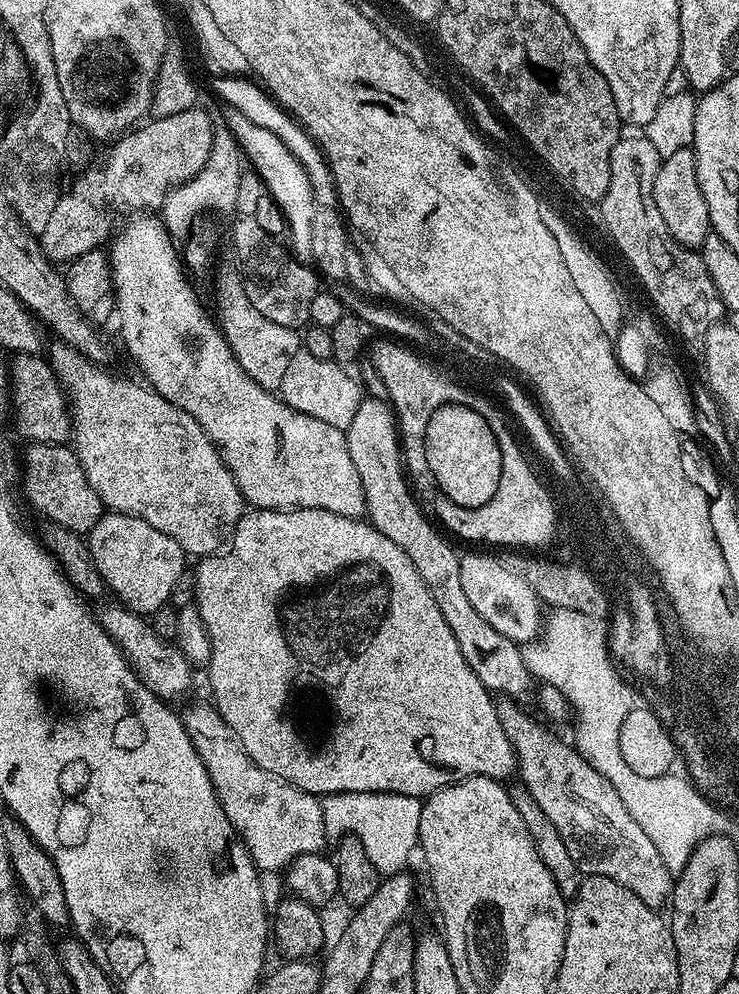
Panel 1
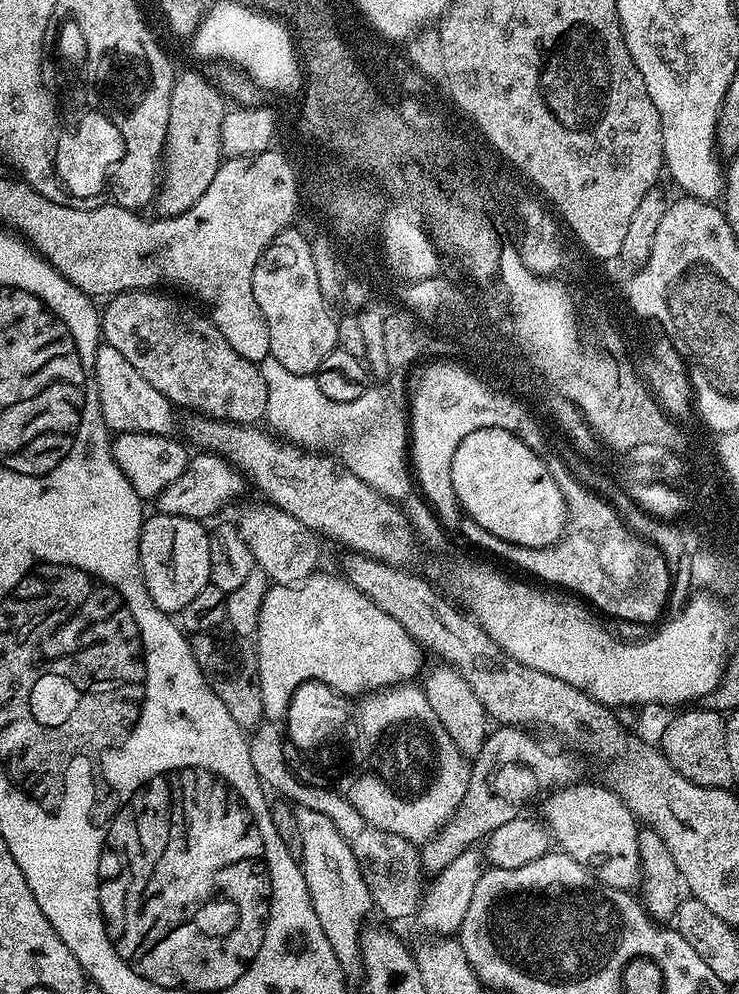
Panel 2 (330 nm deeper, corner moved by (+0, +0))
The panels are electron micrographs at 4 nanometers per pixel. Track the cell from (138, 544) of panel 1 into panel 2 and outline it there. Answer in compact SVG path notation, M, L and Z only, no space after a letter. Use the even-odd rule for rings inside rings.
M152 514L140 527L140 569L146 590L163 612L178 614L209 583L209 529L198 520L181 516Z

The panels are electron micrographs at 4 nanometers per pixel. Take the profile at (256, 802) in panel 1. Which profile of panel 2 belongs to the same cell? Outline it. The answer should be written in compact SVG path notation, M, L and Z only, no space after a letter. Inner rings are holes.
M300 808L296 813L296 821L304 847L302 867L314 914L318 914L318 922L322 922L322 931L326 933L342 970L349 977L359 977L362 972L364 919L368 911L371 913L374 908L368 884L364 881L362 870L346 838L334 830L334 822L330 822L326 814L316 814L314 810Z

